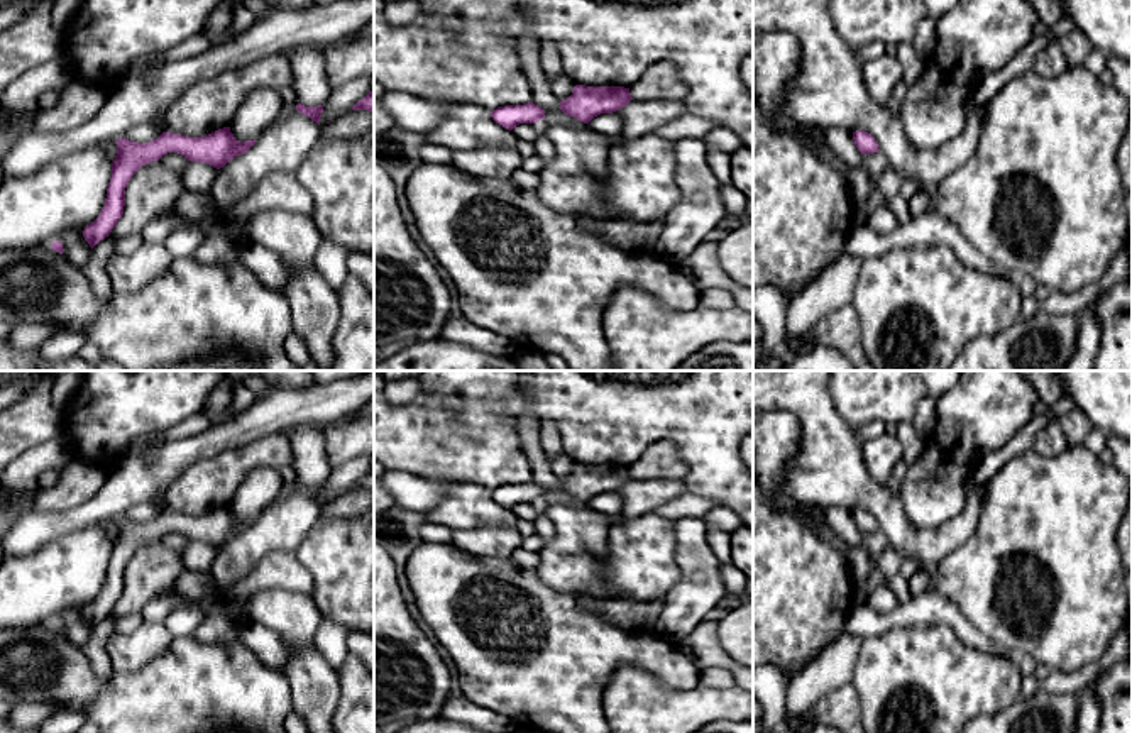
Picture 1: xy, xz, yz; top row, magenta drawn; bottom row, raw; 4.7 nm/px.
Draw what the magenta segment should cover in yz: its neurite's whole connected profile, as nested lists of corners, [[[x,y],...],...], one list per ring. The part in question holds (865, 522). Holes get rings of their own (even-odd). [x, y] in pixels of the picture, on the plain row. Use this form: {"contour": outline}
{"contour": [[[865,510],[853,511],[853,520],[861,533],[873,533],[880,530],[875,516]]]}

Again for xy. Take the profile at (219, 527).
{"contour": [[[223,506],[201,516],[162,511],[157,518],[146,523],[125,516],[120,516],[115,523],[117,535],[112,542],[112,557],[107,567],[105,584],[98,598],[83,609],[83,616],[91,628],[108,616],[122,598],[125,567],[137,548],[152,540],[159,540],[168,532],[178,532],[188,540],[206,542],[220,548],[234,537],[245,533],[256,523],[256,518],[240,521],[234,516],[230,506]]]}

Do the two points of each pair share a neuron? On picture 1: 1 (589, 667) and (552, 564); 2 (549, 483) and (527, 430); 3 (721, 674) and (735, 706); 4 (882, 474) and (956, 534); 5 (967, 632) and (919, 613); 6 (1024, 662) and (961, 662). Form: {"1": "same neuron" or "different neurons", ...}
{"1": "different neurons", "2": "same neuron", "3": "different neurons", "4": "different neurons", "5": "same neuron", "6": "different neurons"}

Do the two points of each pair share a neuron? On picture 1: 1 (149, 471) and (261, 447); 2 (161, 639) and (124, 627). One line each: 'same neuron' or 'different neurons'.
1: different neurons
2: different neurons

